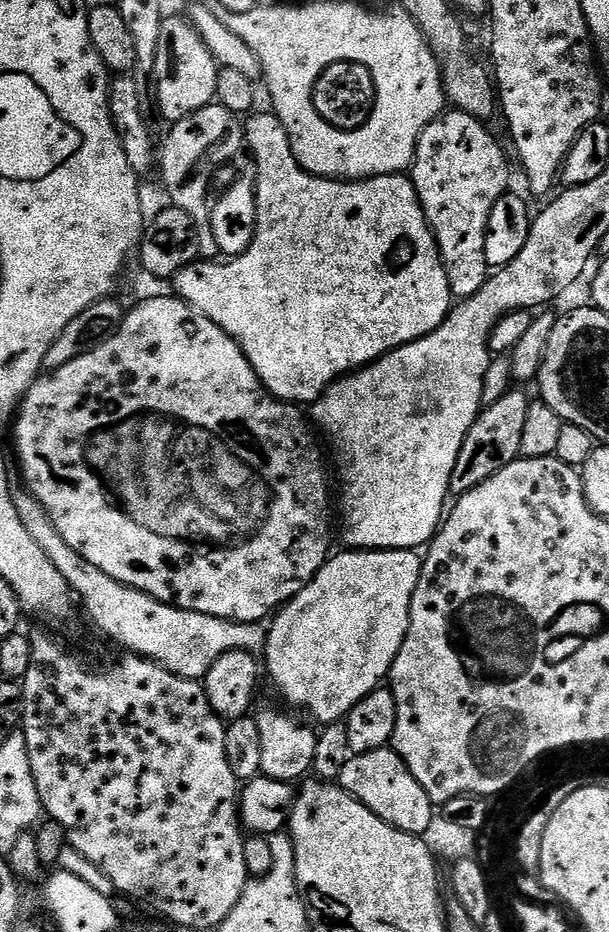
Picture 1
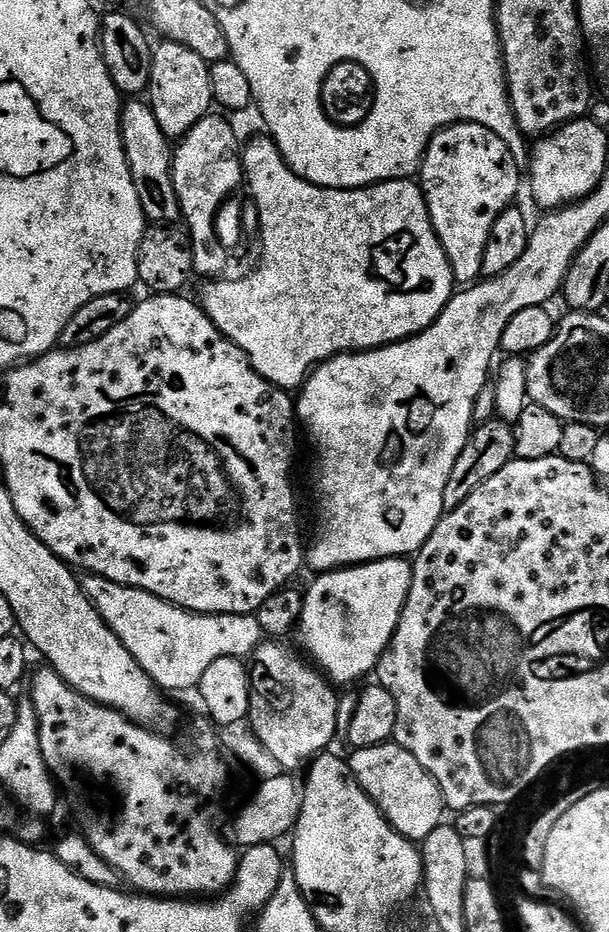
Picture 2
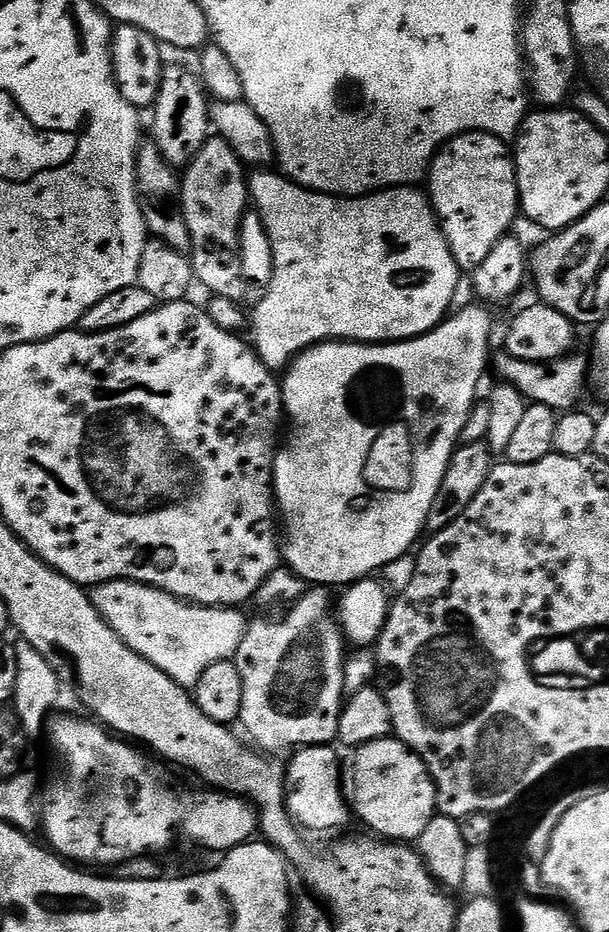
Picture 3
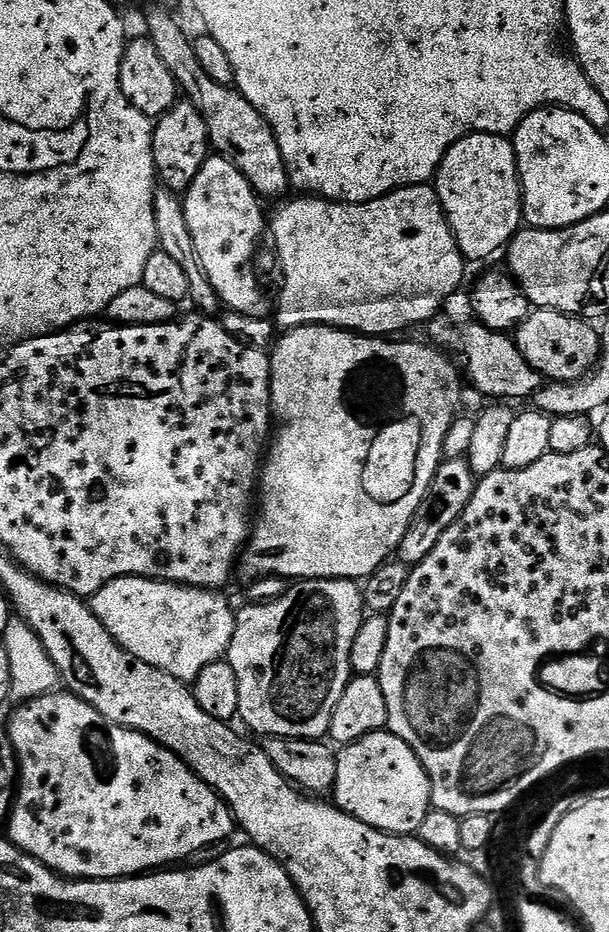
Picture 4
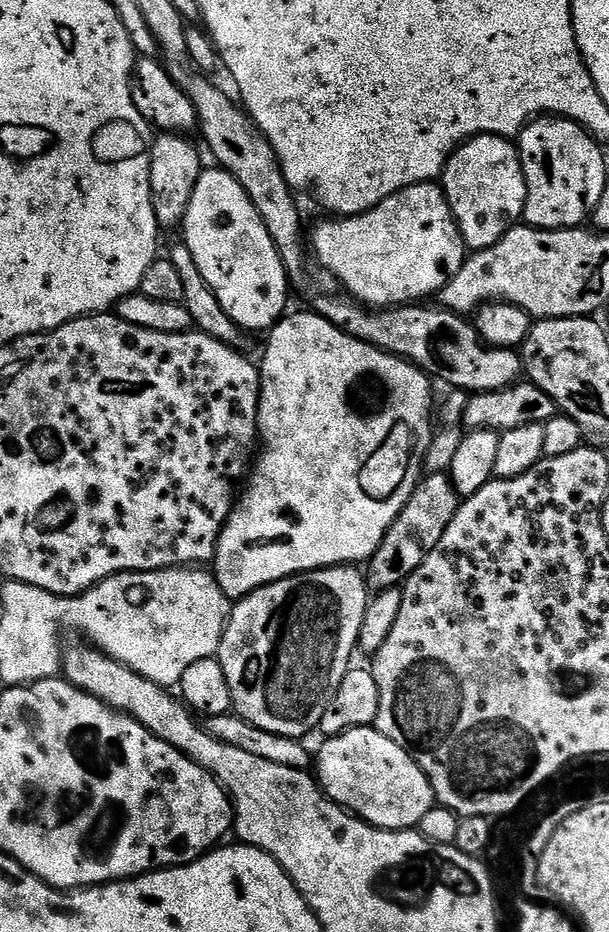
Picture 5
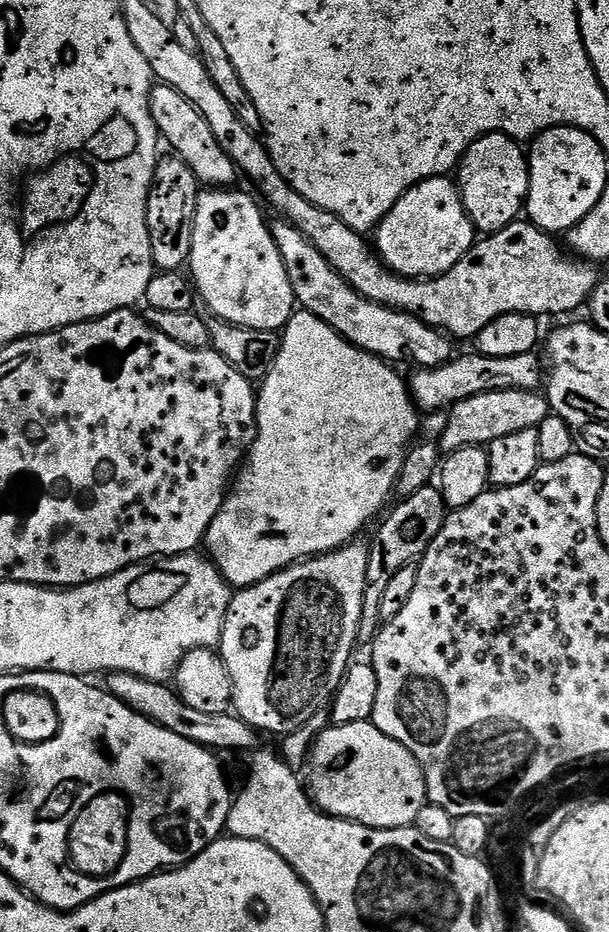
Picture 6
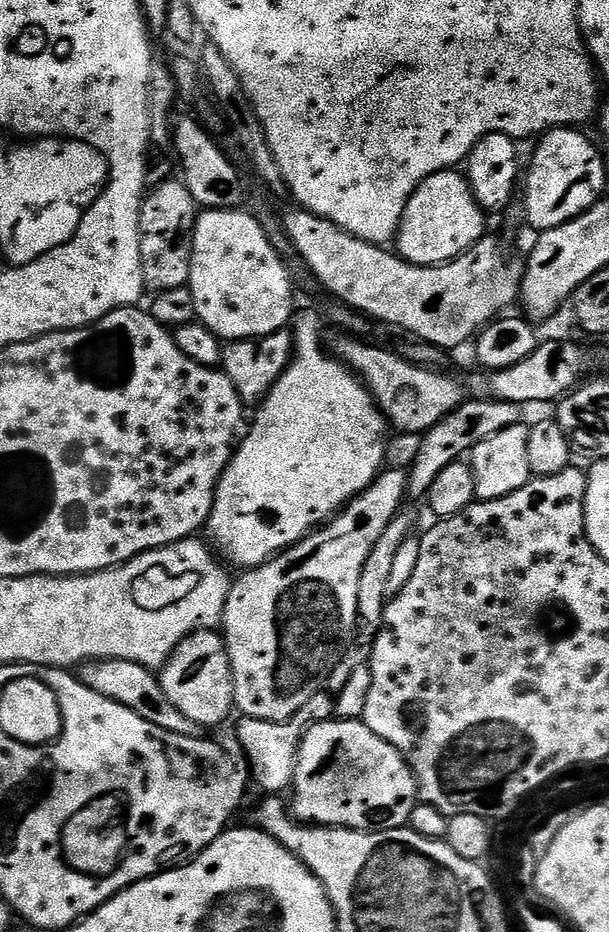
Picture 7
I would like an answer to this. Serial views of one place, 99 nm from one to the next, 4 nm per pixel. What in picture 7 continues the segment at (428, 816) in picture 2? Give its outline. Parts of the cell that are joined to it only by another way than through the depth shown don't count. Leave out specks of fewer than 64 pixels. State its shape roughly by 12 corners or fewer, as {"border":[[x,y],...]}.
{"border":[[360,720],[304,733],[301,824],[385,832],[418,803],[400,751]]}

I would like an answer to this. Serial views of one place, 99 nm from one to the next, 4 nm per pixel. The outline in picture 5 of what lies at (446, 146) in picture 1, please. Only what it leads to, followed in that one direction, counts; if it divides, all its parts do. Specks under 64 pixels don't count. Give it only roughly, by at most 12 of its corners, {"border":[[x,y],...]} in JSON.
{"border":[[473,136],[442,173],[465,249],[521,223],[517,145]]}

